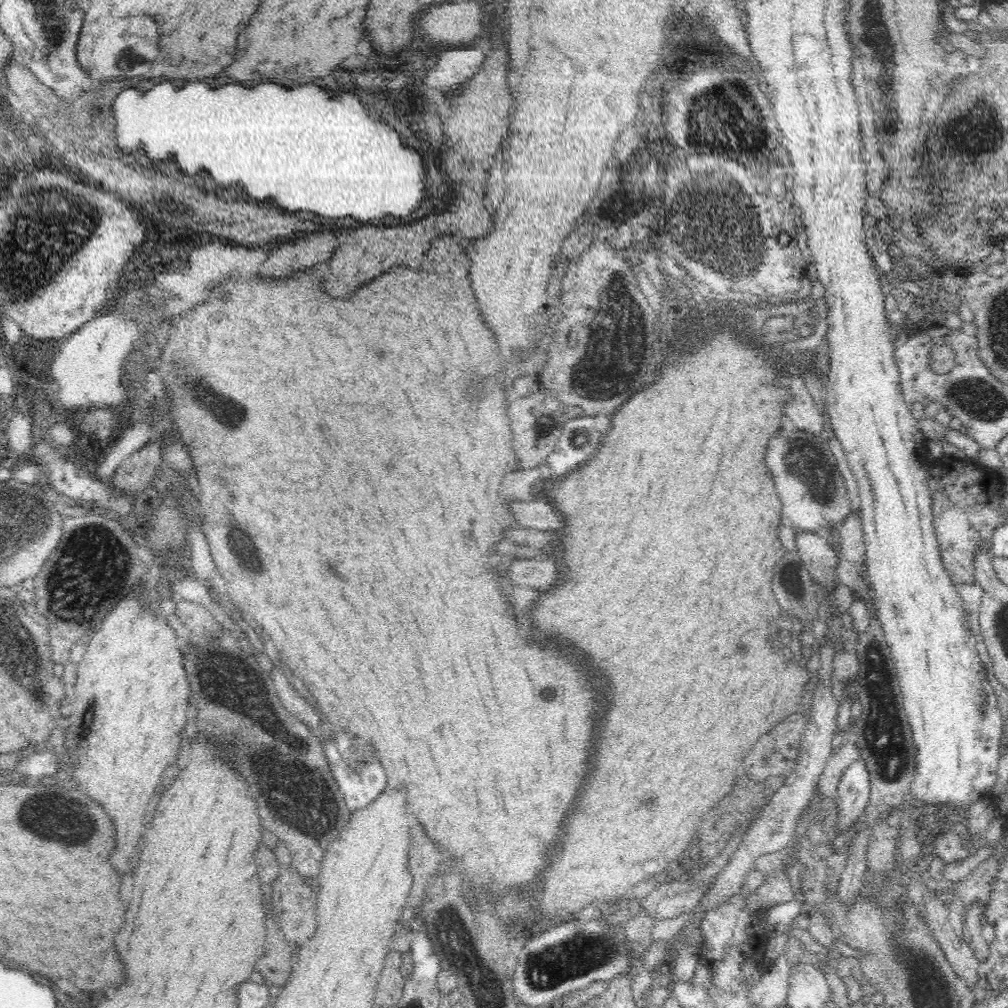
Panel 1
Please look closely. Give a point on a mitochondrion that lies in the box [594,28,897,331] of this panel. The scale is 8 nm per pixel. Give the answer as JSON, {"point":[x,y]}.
{"point":[732,243]}

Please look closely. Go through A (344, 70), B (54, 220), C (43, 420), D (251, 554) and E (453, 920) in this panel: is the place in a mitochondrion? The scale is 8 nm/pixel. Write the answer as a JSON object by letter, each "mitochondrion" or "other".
{"A":"other","B":"mitochondrion","C":"other","D":"mitochondrion","E":"other"}

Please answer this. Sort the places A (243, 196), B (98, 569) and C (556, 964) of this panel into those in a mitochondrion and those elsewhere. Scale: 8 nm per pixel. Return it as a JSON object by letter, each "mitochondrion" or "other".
{"A":"other","B":"mitochondrion","C":"mitochondrion"}

